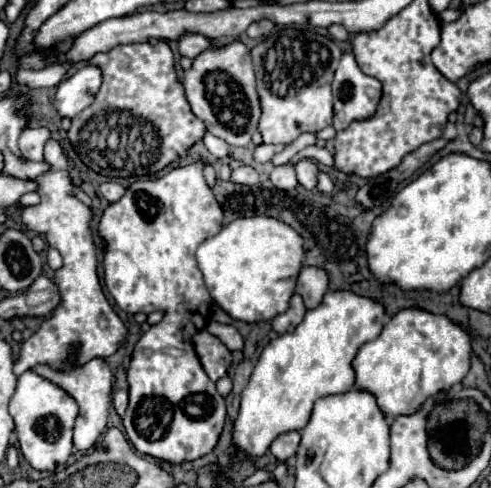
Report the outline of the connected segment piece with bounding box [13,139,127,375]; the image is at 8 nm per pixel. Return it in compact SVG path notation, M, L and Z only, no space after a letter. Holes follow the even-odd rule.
M49 139L45 145L43 161L49 165L47 173L35 177L37 193L41 197L39 205L23 209L23 223L27 229L45 235L47 245L59 249L63 257L63 267L55 271L55 283L61 291L61 305L47 317L41 327L23 343L19 351L19 359L15 361L13 373L21 375L33 369L39 363L49 363L57 369L65 367L63 361L73 353L73 343L81 343L77 351L77 363L85 363L93 357L109 357L113 355L119 345L127 337L127 329L123 321L117 317L99 283L97 275L97 247L93 243L91 221L93 211L91 207L83 205L71 191L71 175L69 175L69 161L63 155L59 141ZM99 321L107 321L107 325L99 325Z

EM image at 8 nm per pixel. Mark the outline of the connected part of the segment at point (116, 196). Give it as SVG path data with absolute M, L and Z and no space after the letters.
M103 183L101 187L99 187L99 191L101 191L101 195L109 201L109 203L115 203L115 201L119 201L121 197L123 197L123 193L127 191L123 185L119 185L119 183Z

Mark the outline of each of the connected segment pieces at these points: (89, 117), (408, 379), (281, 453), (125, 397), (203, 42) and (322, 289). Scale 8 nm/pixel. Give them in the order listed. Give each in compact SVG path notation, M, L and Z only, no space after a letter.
M165 41L157 45L151 43L133 43L133 45L117 45L107 53L97 53L91 65L101 67L103 85L95 95L93 105L73 117L73 125L67 131L69 141L73 143L81 161L99 175L107 177L143 177L155 175L173 161L185 157L189 149L203 139L205 125L199 121L183 93L183 85L175 71L173 51Z
M405 309L383 327L375 341L365 343L355 355L355 387L371 393L383 415L395 419L399 415L417 413L427 397L461 383L469 371L469 363L469 335L459 325L449 321L445 315Z
M289 431L289 433L285 433L285 435L281 435L281 437L277 437L277 439L273 441L271 453L273 453L279 461L287 461L289 457L295 455L295 451L297 451L297 447L299 447L299 439L301 439L301 435L299 435L297 431Z
M117 391L115 395L113 395L113 407L115 407L115 411L123 417L123 413L125 413L125 409L127 409L127 403L129 403L129 393L127 391Z
M183 33L183 37L179 39L179 51L183 57L189 57L189 59L195 59L199 53L203 53L213 45L217 45L217 41L201 33Z
M301 267L295 291L303 297L307 309L315 309L329 289L327 273L319 267Z

